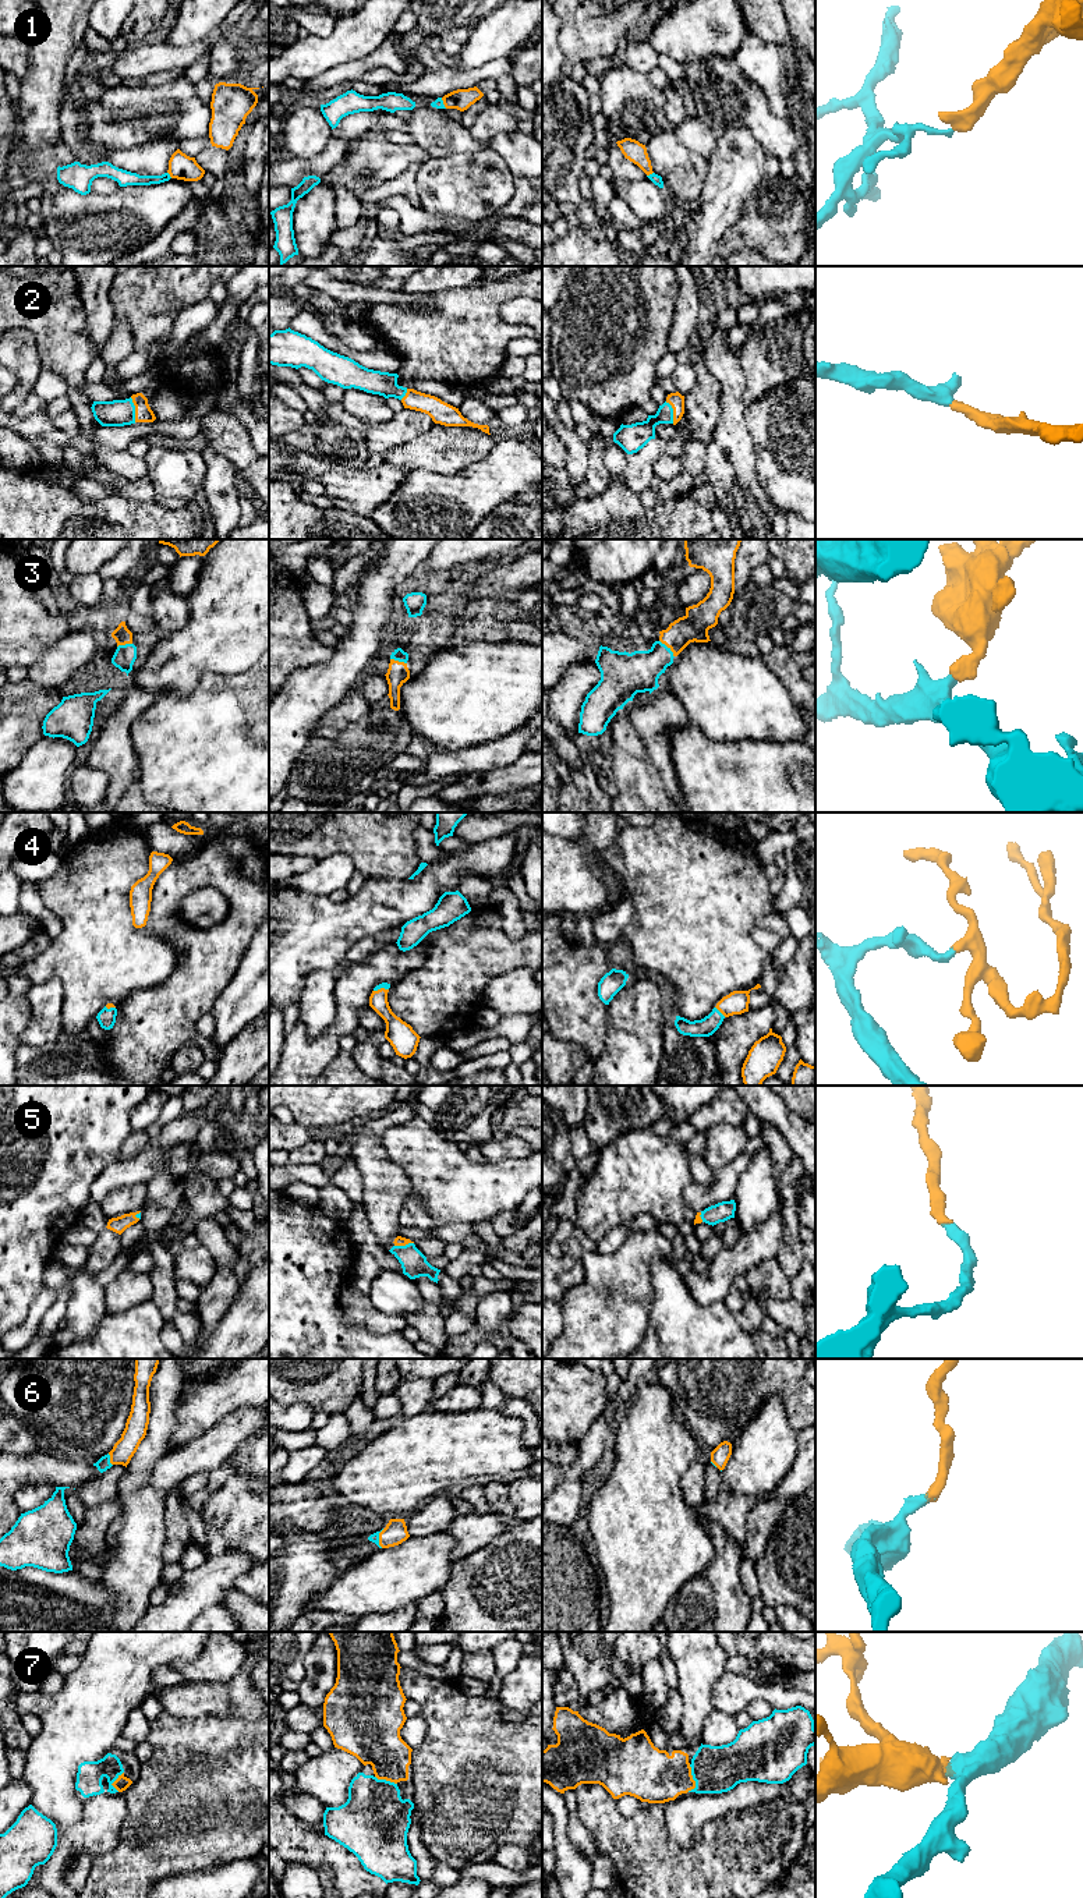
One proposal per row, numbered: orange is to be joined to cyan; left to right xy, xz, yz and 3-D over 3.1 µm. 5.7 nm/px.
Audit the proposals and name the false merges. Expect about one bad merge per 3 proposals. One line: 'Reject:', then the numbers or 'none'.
Reject: 1

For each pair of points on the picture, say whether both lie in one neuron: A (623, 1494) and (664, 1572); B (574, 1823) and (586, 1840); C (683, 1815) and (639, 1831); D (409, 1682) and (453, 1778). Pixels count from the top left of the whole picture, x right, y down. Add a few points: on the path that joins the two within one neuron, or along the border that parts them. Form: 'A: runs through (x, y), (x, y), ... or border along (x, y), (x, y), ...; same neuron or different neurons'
A: runs through (639, 1514), (640, 1526), (648, 1540), (648, 1553); same neuron
B: runs through (576, 1827), (581, 1835); same neuron
C: border along (664, 1803), (666, 1834), (685, 1848); different neurons
D: runs through (434, 1704), (453, 1724), (453, 1753); same neuron

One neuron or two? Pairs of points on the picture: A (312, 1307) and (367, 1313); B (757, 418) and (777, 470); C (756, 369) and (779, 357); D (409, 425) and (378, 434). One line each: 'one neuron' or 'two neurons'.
A: two neurons
B: one neuron
C: one neuron
D: one neuron

